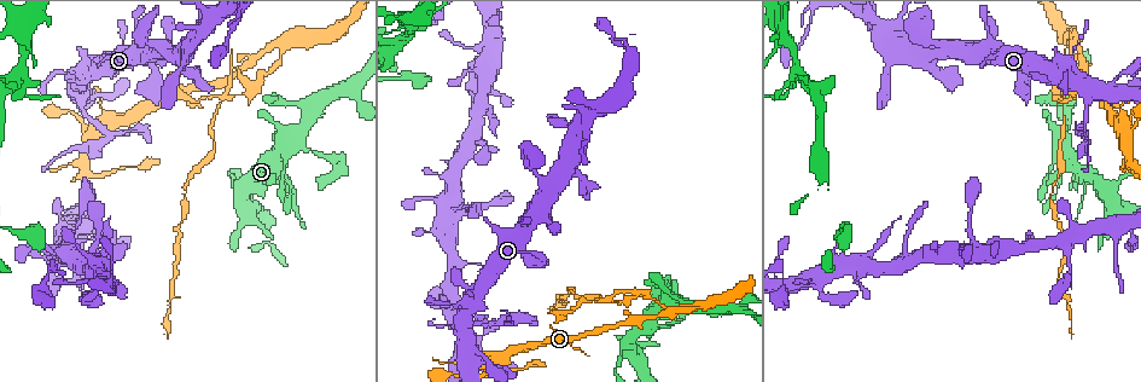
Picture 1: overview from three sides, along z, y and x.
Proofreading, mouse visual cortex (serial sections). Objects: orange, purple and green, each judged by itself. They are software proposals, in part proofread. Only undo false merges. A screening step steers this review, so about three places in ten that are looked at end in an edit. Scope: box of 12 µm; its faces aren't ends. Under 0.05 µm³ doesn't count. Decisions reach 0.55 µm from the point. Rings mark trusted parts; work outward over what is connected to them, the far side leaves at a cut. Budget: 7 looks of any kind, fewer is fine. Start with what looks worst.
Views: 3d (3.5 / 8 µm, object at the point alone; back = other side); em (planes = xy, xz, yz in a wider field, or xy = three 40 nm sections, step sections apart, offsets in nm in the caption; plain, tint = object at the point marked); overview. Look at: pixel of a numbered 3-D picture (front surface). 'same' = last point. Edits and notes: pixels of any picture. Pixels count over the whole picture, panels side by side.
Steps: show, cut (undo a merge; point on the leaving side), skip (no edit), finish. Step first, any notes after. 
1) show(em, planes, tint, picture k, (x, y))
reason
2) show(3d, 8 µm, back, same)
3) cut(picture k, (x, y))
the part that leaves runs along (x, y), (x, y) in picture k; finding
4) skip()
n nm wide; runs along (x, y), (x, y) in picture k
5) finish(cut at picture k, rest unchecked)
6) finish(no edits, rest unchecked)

show(3d, 3.5 µm, picture 1, (668, 313))
three arms meet

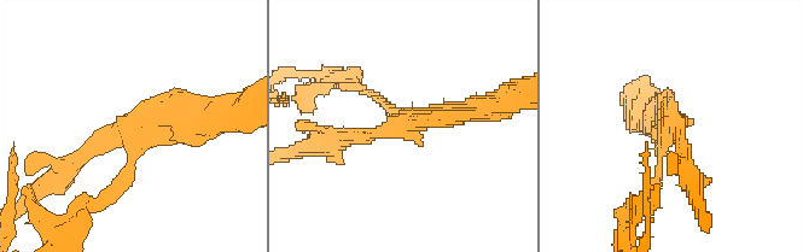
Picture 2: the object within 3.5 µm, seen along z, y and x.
show(em, xy, step 3, tint, picture 2, (397, 124))

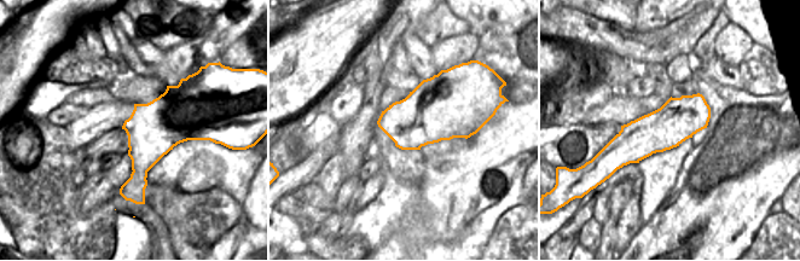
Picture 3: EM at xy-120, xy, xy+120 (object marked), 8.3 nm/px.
cut(picture 2, (110, 193))
a second cell is stuck on

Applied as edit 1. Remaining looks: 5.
show(3d, 3.5 µm, picture 1, (331, 160))
calibre changes

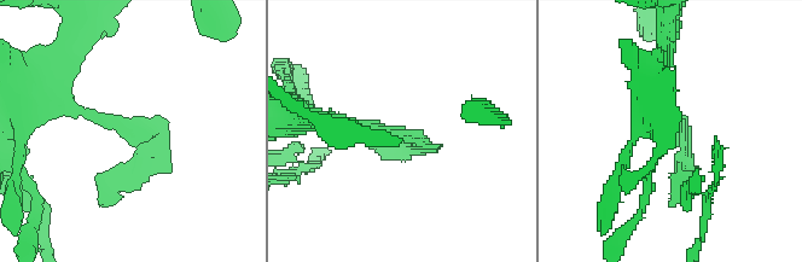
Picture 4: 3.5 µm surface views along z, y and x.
show(em, planes, tint, picture 4, (404, 138))
shape alone is not enough

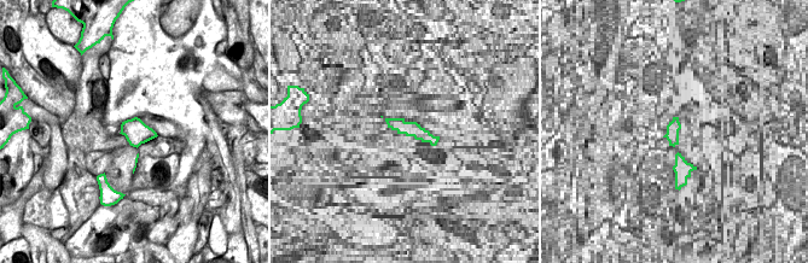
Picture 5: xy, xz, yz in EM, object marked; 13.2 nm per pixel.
cut(picture 4, (123, 186))
the part that leaves runs along (141, 149), (104, 185), (112, 204) in picture 4; a second cell is stuck on

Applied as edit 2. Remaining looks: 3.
finish(cut at picture 2, cut at picture 4, rest unchecked)

